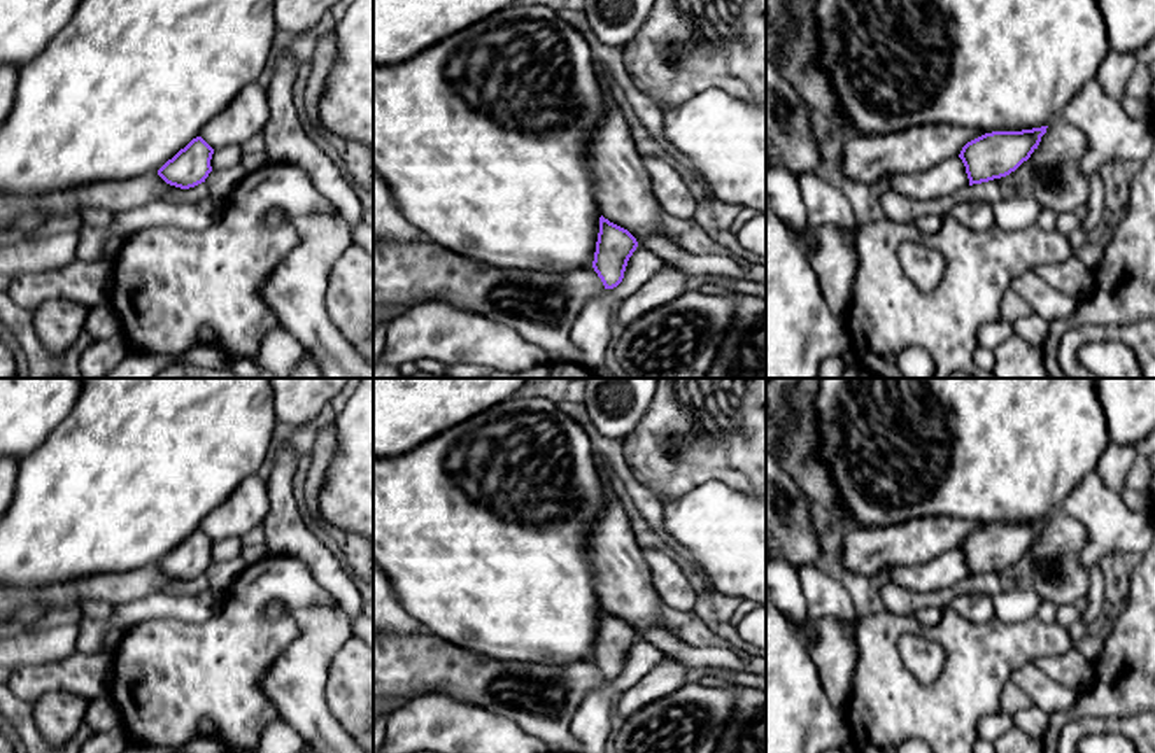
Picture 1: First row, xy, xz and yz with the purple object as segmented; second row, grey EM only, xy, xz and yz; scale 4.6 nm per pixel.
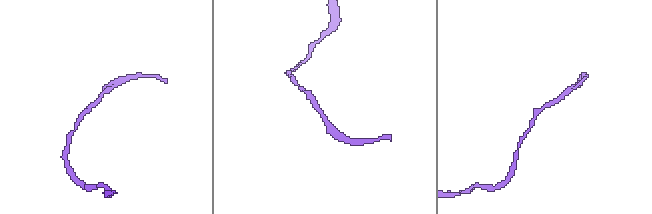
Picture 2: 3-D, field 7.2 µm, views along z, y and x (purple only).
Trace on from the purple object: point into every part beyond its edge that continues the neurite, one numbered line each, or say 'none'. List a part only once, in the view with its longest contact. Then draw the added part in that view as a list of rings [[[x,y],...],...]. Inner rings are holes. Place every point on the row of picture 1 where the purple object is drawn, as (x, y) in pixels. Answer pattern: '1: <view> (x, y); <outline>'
1: xz (624, 193); [[[601,82],[601,91],[605,116],[591,137],[585,166],[594,180],[601,215],[627,229],[641,245],[652,235],[664,235],[663,208],[622,109],[615,102],[613,86]]]

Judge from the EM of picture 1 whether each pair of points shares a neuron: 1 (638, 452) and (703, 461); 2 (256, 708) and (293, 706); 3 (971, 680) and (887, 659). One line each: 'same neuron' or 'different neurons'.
1: same neuron
2: different neurons
3: same neuron

